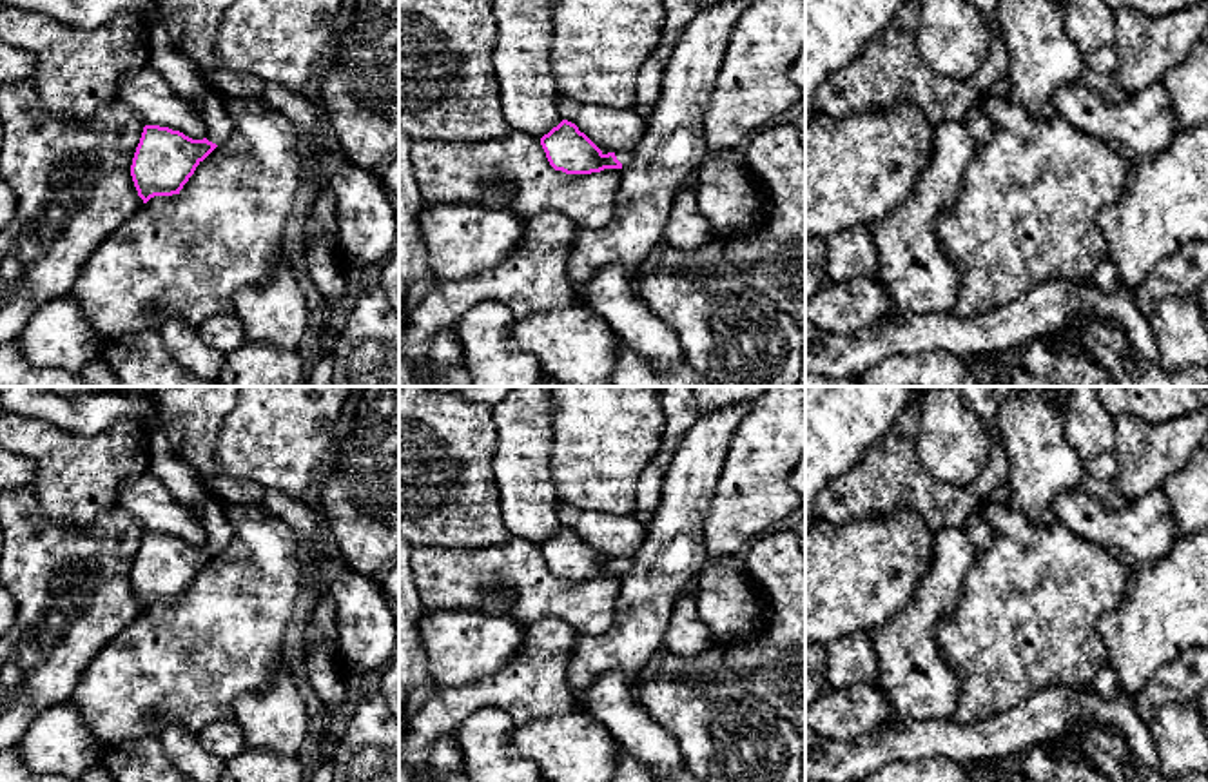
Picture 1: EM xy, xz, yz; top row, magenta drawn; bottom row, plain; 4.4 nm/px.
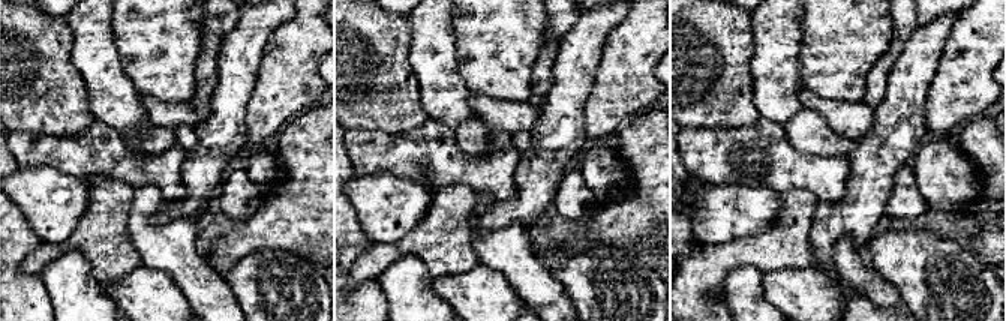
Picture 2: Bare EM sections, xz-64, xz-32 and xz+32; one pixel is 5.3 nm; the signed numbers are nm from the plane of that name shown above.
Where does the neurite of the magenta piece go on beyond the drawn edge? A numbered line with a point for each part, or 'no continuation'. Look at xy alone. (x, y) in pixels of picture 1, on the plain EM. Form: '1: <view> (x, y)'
1: xy (187, 488)

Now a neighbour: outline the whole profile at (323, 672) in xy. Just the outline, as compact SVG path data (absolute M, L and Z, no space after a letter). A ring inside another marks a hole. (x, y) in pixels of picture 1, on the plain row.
M307 651L305 666L308 684L328 717L321 758L332 760L343 731L341 704L346 700L348 686L341 677L341 666L332 651Z

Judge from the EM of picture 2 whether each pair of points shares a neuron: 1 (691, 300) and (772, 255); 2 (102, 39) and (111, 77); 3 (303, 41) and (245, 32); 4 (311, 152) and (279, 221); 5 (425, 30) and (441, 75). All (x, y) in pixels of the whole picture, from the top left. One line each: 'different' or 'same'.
1: same
2: same
3: different
4: same
5: same

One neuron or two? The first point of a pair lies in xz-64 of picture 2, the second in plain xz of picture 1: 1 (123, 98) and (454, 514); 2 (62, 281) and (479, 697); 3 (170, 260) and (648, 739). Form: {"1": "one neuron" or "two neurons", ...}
{"1": "two neurons", "2": "two neurons", "3": "one neuron"}

